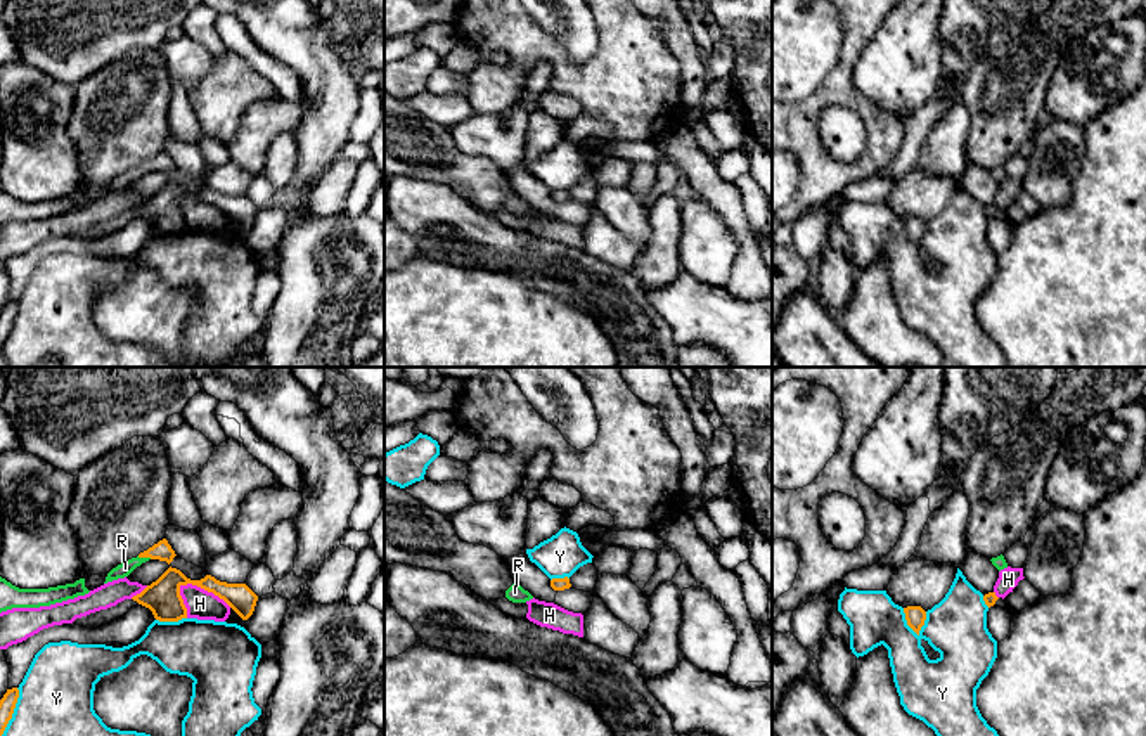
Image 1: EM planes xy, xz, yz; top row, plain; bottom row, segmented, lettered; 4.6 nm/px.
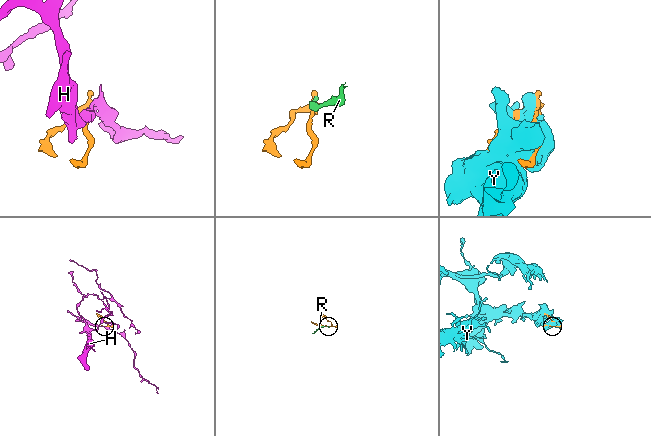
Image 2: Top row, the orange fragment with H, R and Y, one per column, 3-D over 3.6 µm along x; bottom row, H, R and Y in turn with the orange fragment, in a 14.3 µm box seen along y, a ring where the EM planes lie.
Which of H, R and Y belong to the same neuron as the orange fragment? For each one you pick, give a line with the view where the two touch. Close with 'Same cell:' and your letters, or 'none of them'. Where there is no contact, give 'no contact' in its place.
R: meets orange in xy
Same cell: R

